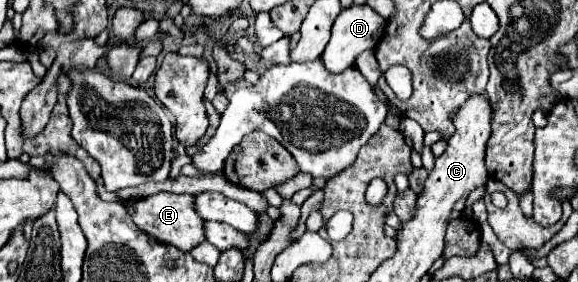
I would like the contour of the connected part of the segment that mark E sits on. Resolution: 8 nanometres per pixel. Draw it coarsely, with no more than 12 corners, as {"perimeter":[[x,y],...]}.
{"perimeter":[[193,195],[133,203],[133,221],[181,251],[205,241]]}

